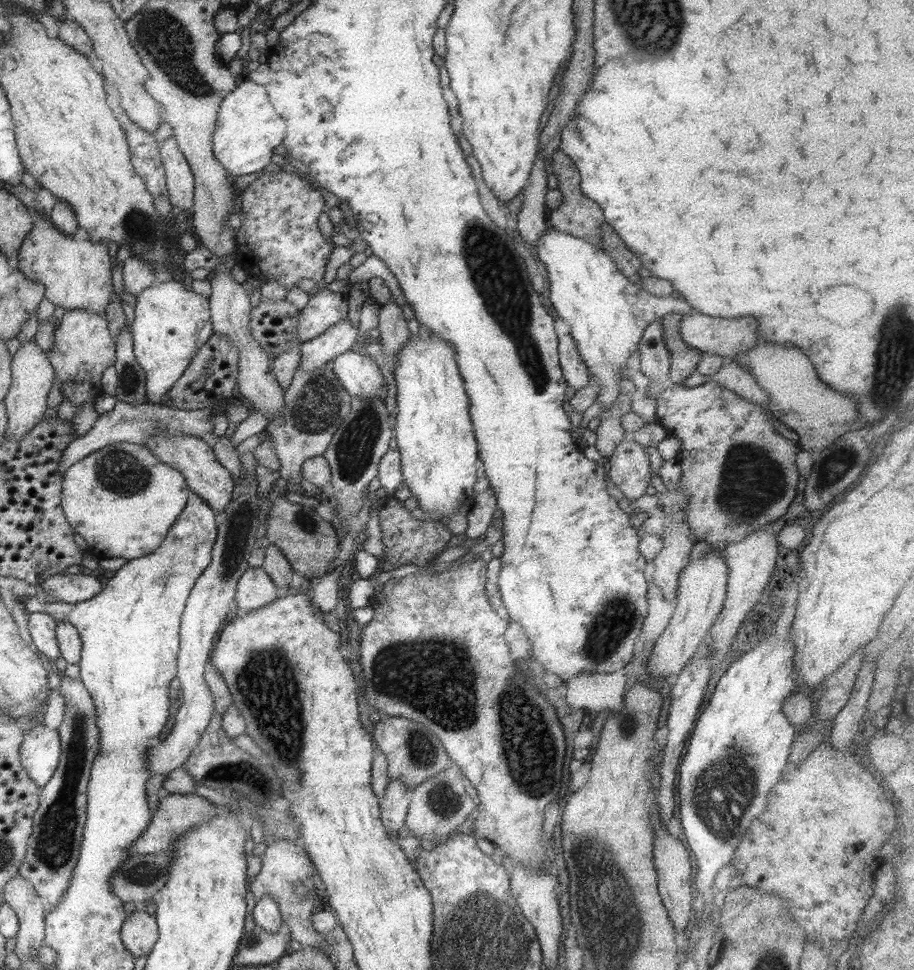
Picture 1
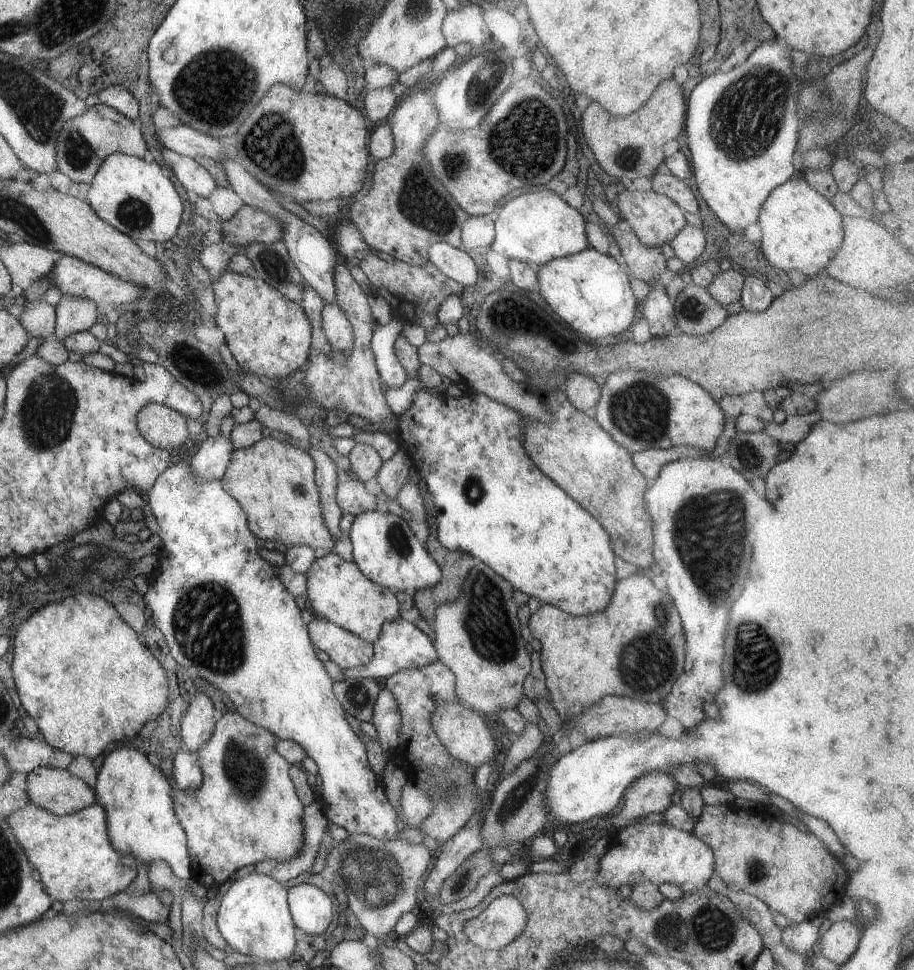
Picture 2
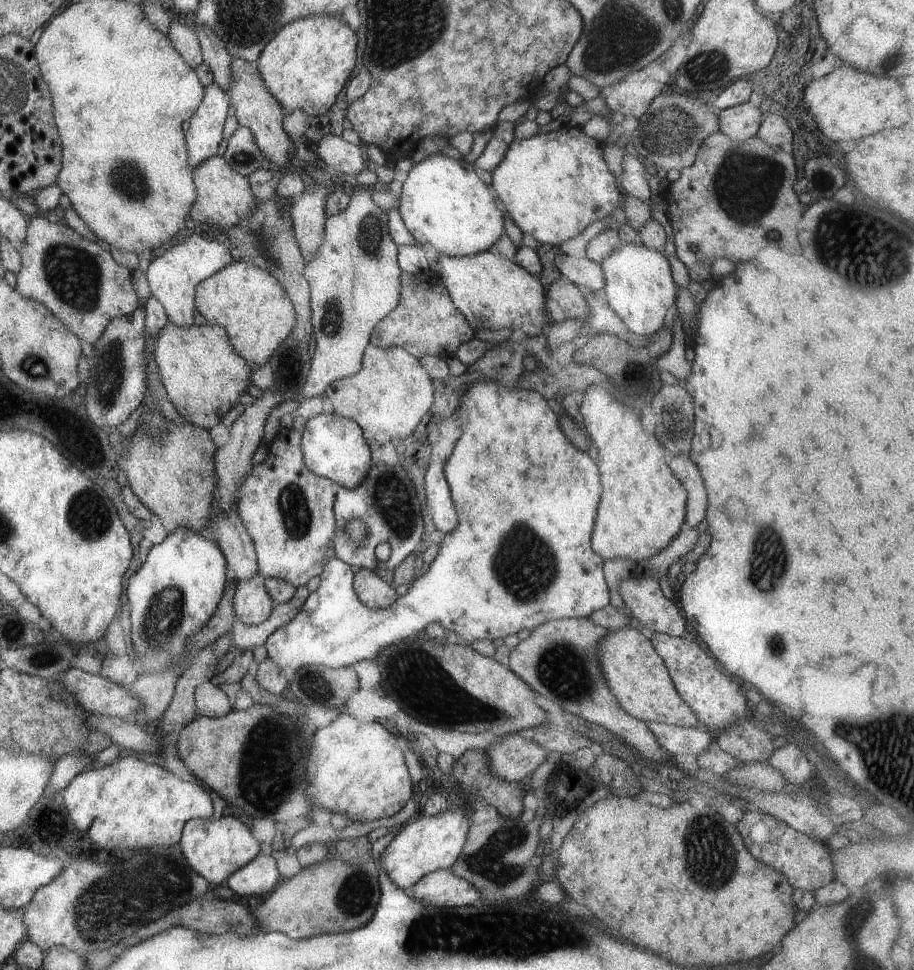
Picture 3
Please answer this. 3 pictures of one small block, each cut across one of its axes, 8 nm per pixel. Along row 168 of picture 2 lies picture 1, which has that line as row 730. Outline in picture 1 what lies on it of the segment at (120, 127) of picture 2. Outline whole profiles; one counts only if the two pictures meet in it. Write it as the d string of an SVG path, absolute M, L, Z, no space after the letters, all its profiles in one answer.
M60 674L59 681L57 691L65 705L62 723L56 729L61 752L55 773L39 790L39 804L32 816L32 834L28 838L26 856L19 868L20 875L33 885L34 892L51 909L57 906L59 898L68 887L78 857L86 821L86 786L93 760L99 752L93 700L79 679L69 679Z

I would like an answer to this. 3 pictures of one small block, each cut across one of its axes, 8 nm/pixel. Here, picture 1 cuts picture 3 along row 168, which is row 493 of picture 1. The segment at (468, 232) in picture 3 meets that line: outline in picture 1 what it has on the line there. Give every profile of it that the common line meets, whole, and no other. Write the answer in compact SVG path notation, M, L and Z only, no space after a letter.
M432 335L419 343L415 339L408 338L393 362L398 410L393 432L400 456L400 473L419 510L437 514L440 519L449 518L466 509L465 502L473 500L478 450L453 348Z

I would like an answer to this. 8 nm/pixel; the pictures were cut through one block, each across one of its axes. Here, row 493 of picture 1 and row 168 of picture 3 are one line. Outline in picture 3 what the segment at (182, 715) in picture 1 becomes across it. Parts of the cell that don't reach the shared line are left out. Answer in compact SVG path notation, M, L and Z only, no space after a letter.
M238 127L231 134L222 157L233 168L234 172L241 176L247 176L255 169L259 169L260 162L264 159L253 134L245 127Z

